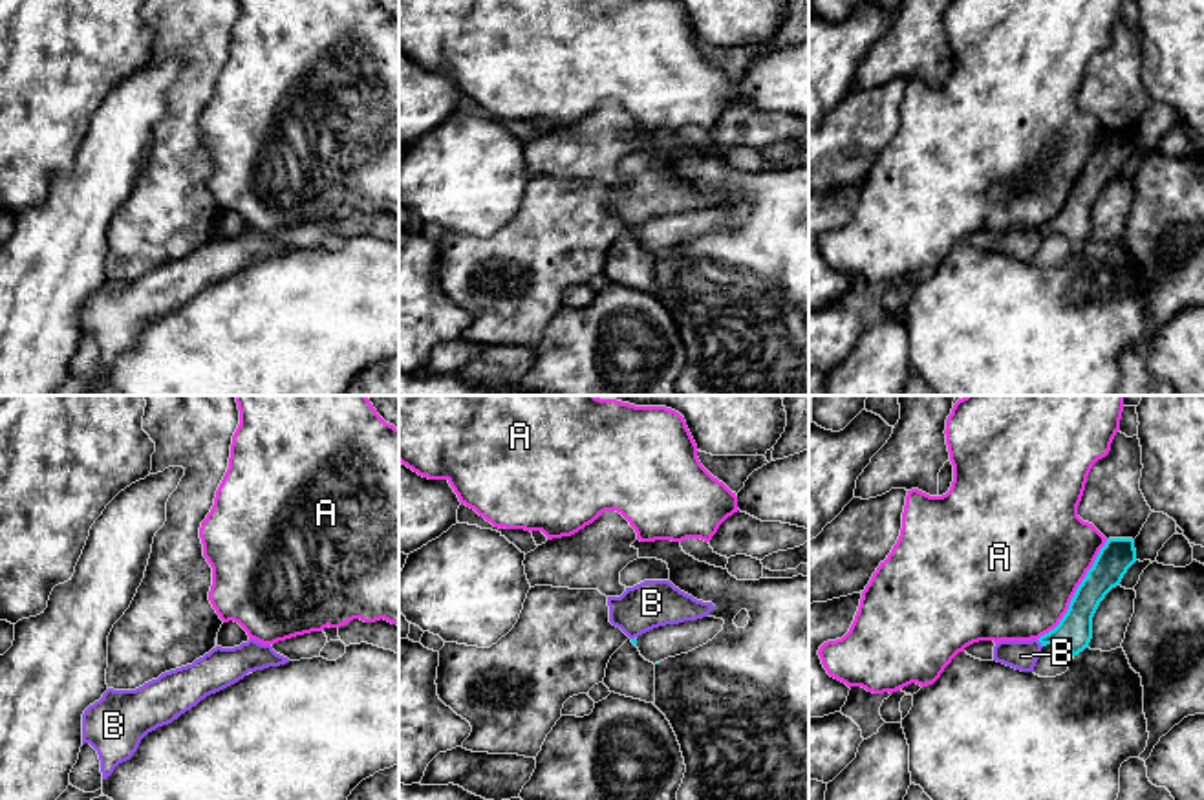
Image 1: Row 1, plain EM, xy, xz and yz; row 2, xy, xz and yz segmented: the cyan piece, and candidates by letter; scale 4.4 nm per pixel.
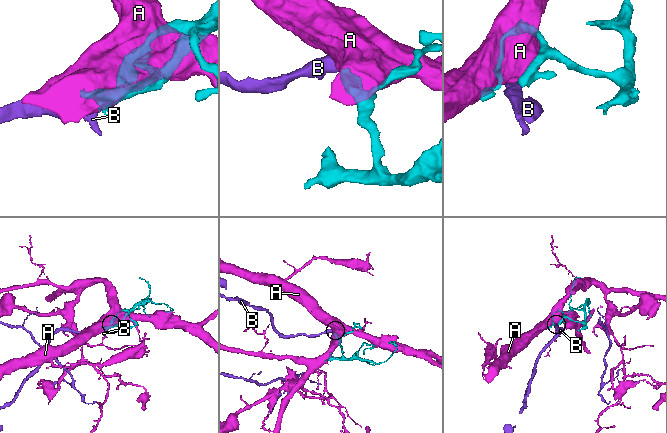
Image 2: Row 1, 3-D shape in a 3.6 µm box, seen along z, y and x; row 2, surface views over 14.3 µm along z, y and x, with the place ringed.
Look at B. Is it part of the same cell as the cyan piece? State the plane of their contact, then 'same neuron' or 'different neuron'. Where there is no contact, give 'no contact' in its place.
yz | different neuron

